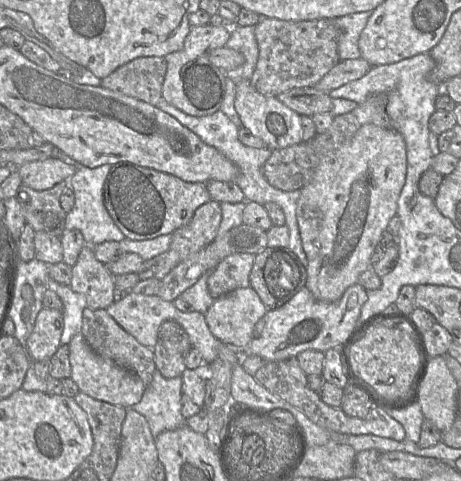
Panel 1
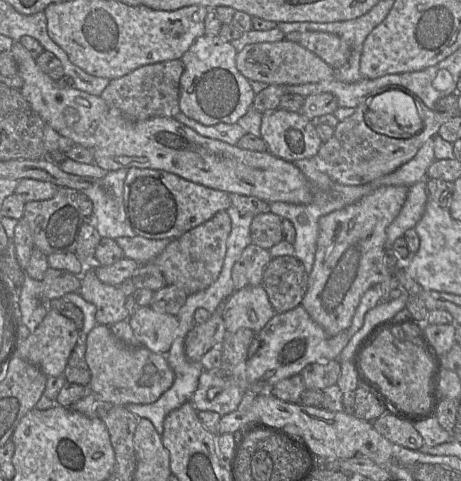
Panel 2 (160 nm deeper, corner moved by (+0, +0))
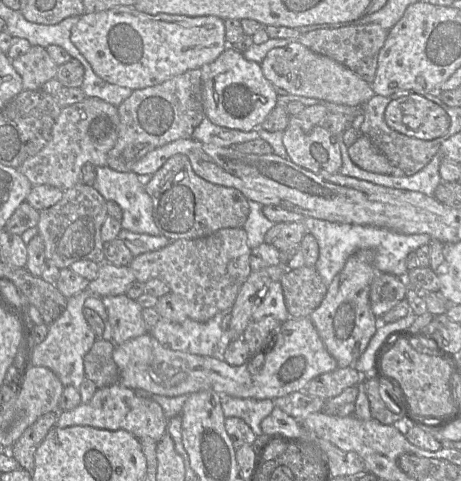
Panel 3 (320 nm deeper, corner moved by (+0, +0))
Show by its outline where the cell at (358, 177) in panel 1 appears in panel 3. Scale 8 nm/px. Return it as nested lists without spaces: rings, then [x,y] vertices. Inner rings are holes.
[[[370,249],[351,255],[328,285],[321,304],[309,316],[338,367],[354,367],[379,326],[379,318],[373,314],[370,306],[370,286],[375,277],[383,272],[373,266],[373,260],[374,252]]]

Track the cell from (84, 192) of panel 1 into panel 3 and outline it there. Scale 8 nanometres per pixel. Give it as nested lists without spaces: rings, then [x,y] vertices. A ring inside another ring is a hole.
[[[107,166],[96,167],[96,179],[92,185],[106,201],[117,203],[123,210],[120,220],[122,229],[139,234],[161,235],[152,218],[151,198],[145,190],[145,184],[151,175],[137,175],[134,172],[119,172]]]

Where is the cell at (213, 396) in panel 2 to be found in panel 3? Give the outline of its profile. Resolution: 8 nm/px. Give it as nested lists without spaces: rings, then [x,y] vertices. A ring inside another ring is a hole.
[[[219,393],[219,395],[225,417],[241,418],[250,426],[256,436],[263,434],[260,424],[274,409],[273,400],[238,398],[226,393]]]

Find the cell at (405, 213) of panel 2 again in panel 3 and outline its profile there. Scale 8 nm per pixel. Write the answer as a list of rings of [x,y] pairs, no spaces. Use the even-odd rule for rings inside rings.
[[[305,217],[303,224],[319,245],[319,257],[315,269],[327,286],[343,269],[351,255],[359,250],[370,249],[374,252],[373,266],[380,272],[398,276],[408,287],[407,257],[419,247],[428,245],[432,239],[428,234],[402,234],[374,226],[336,223],[313,217]]]

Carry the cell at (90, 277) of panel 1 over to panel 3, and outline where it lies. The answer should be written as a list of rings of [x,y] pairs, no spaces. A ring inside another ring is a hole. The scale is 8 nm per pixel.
[[[125,294],[101,297],[111,325],[112,342],[122,344],[132,338],[148,333],[142,318],[142,307]]]

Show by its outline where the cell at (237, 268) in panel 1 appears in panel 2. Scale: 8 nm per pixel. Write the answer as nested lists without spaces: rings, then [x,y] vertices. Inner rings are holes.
[[[249,244],[232,267],[234,289],[261,285],[264,268],[272,258],[268,249]]]

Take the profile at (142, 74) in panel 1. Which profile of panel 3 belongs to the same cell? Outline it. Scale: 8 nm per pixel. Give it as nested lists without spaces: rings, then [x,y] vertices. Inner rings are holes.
[[[191,69],[161,84],[133,90],[131,95],[117,106],[120,118],[118,139],[107,156],[107,167],[130,172],[133,164],[148,152],[178,139],[192,138],[195,128],[203,121],[205,113],[202,103],[201,69]]]

